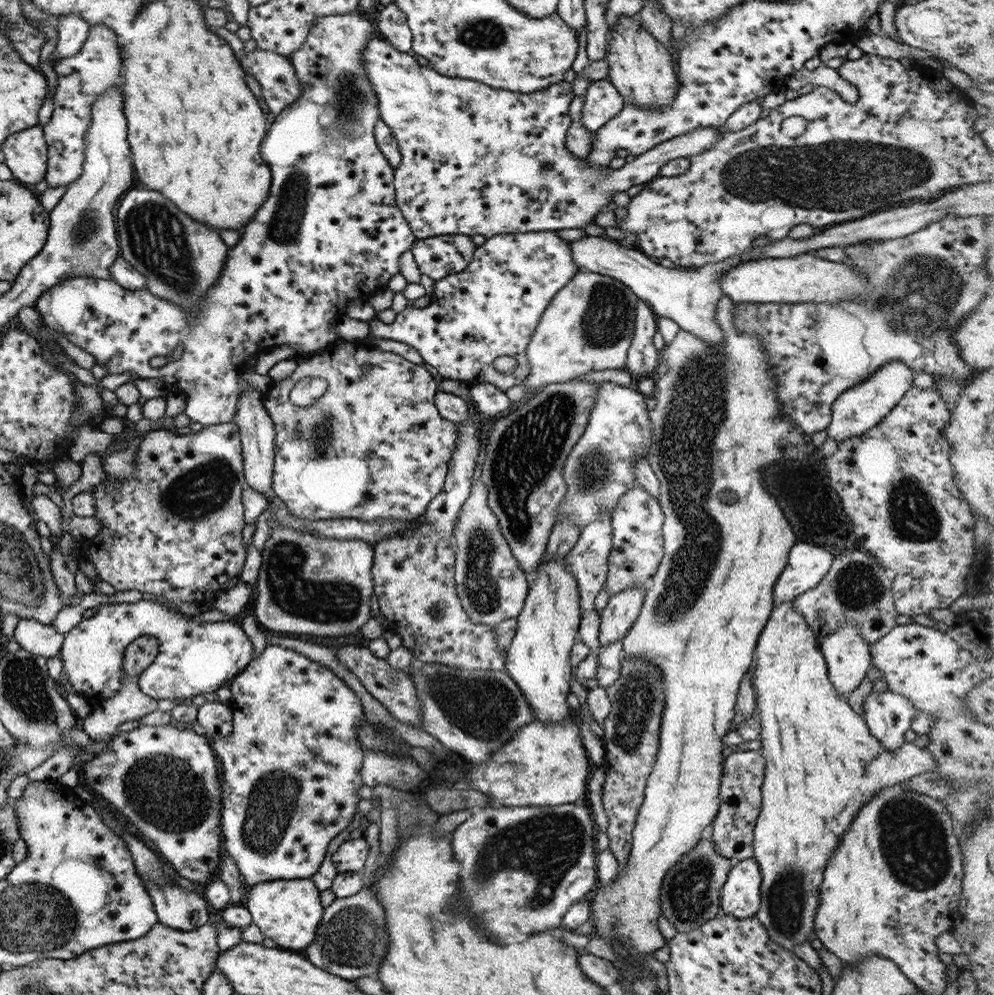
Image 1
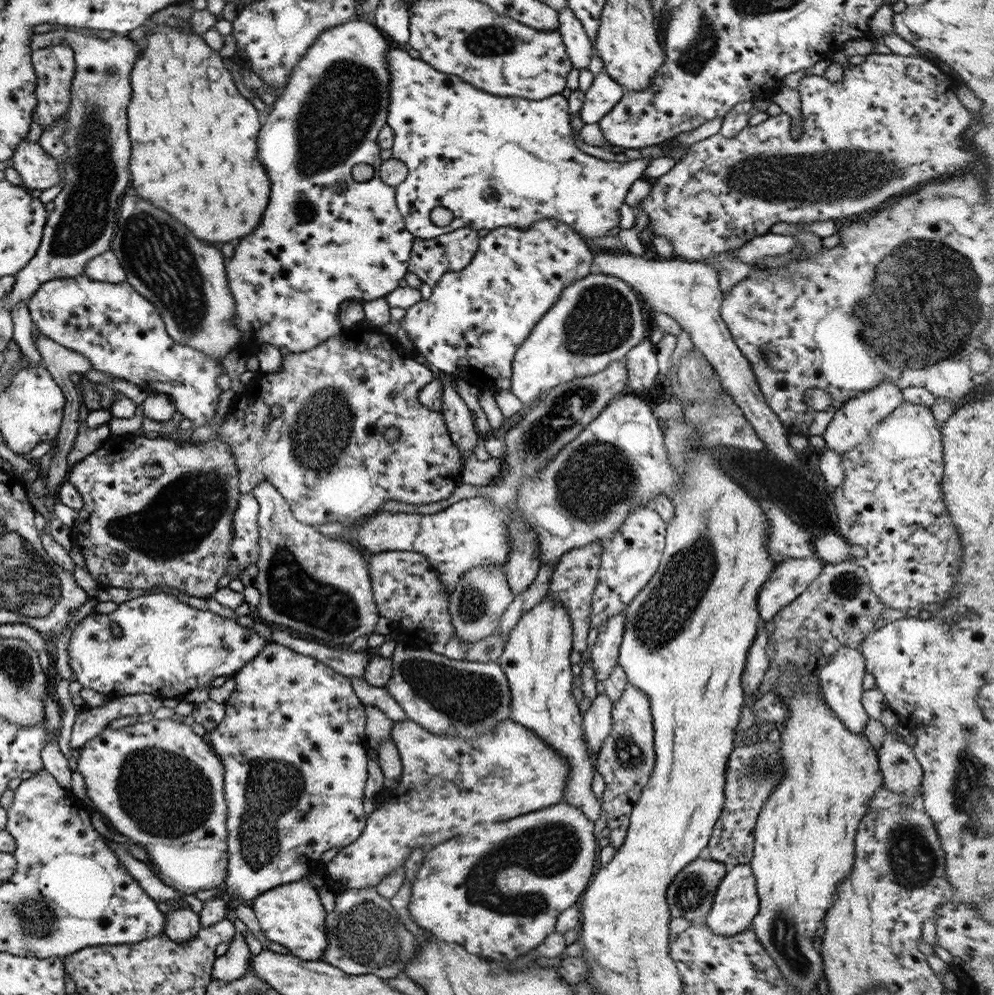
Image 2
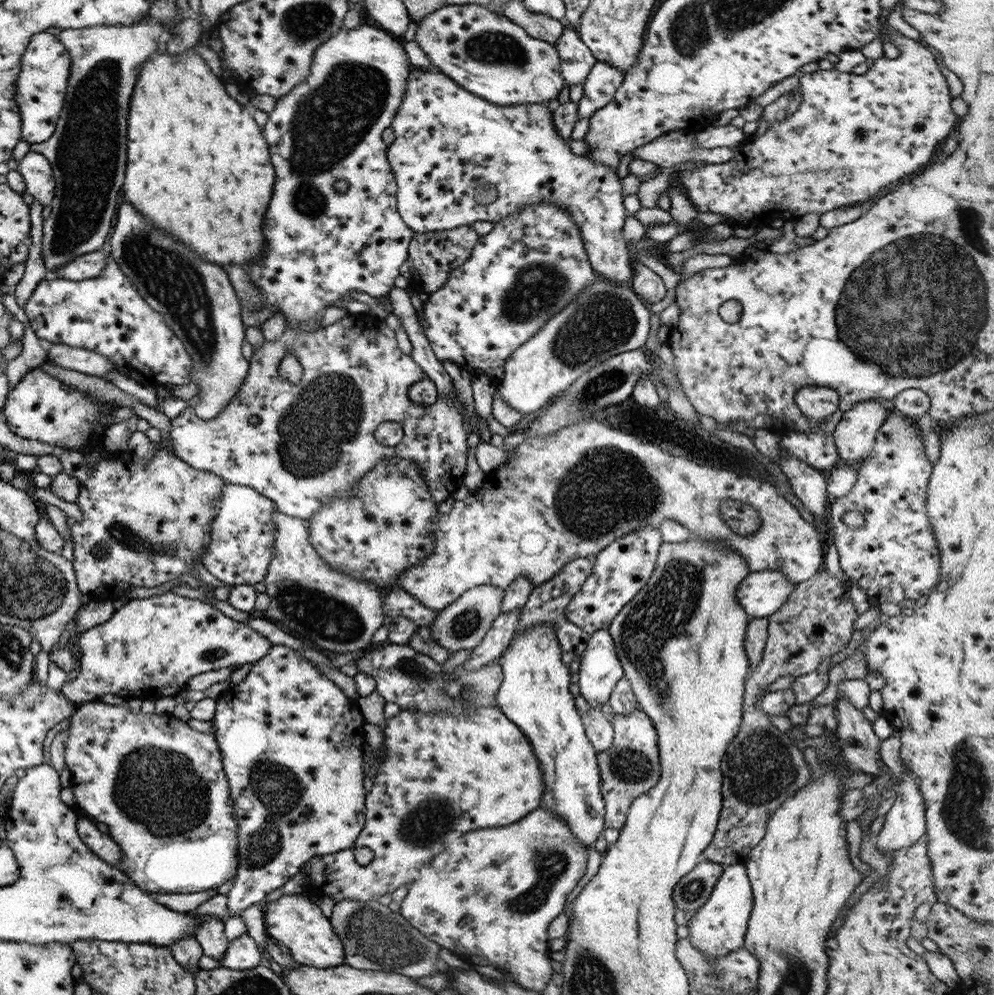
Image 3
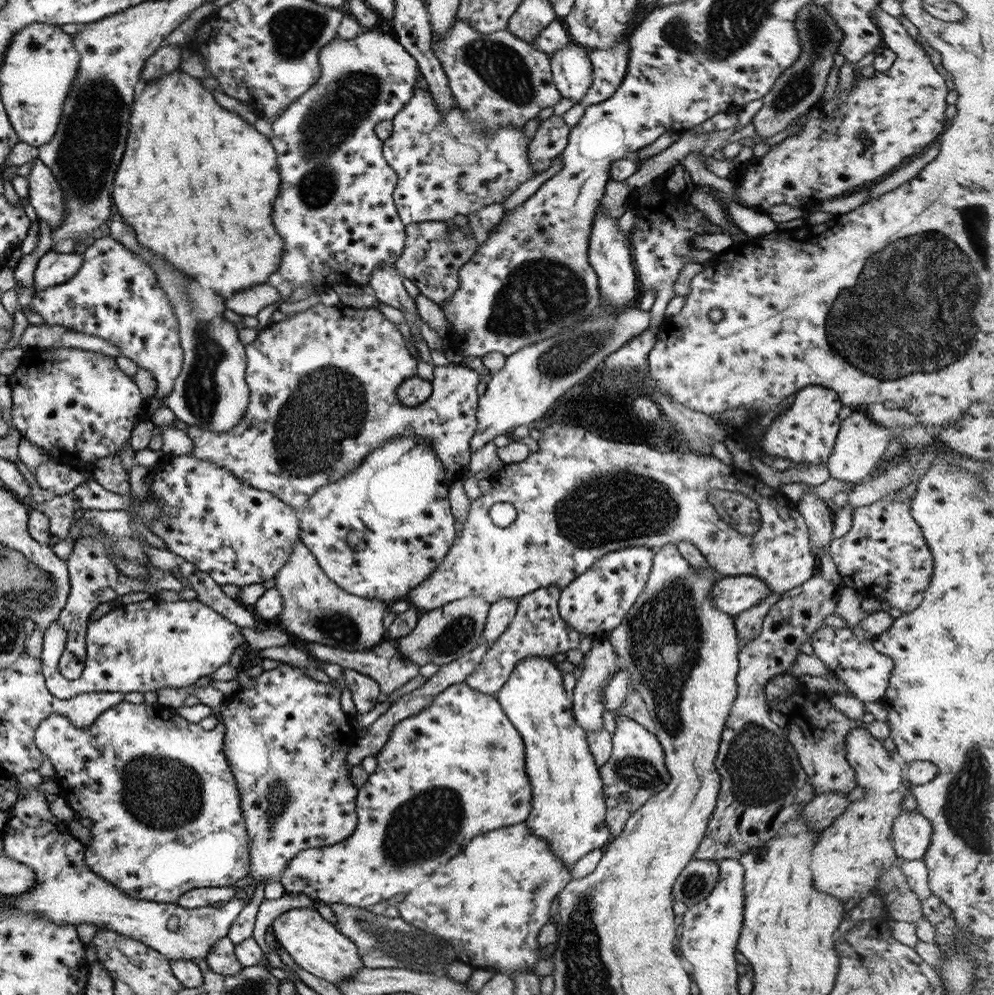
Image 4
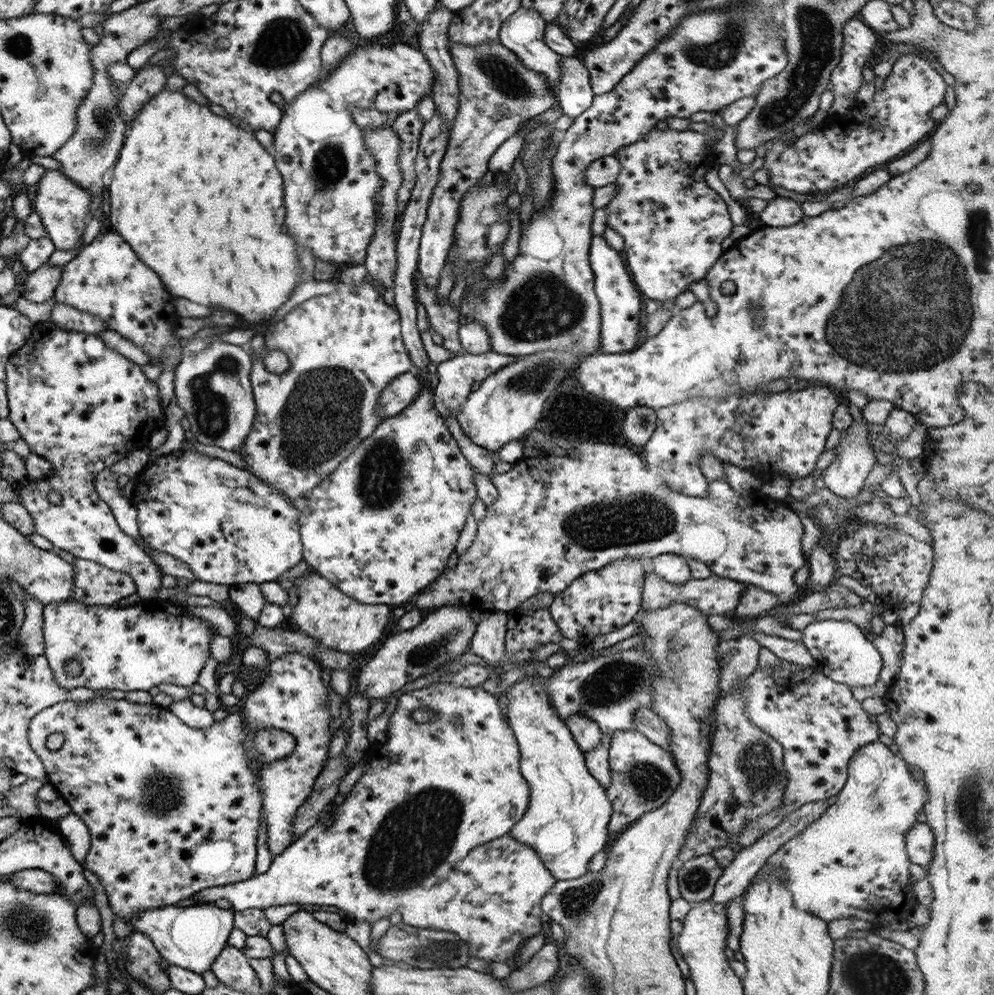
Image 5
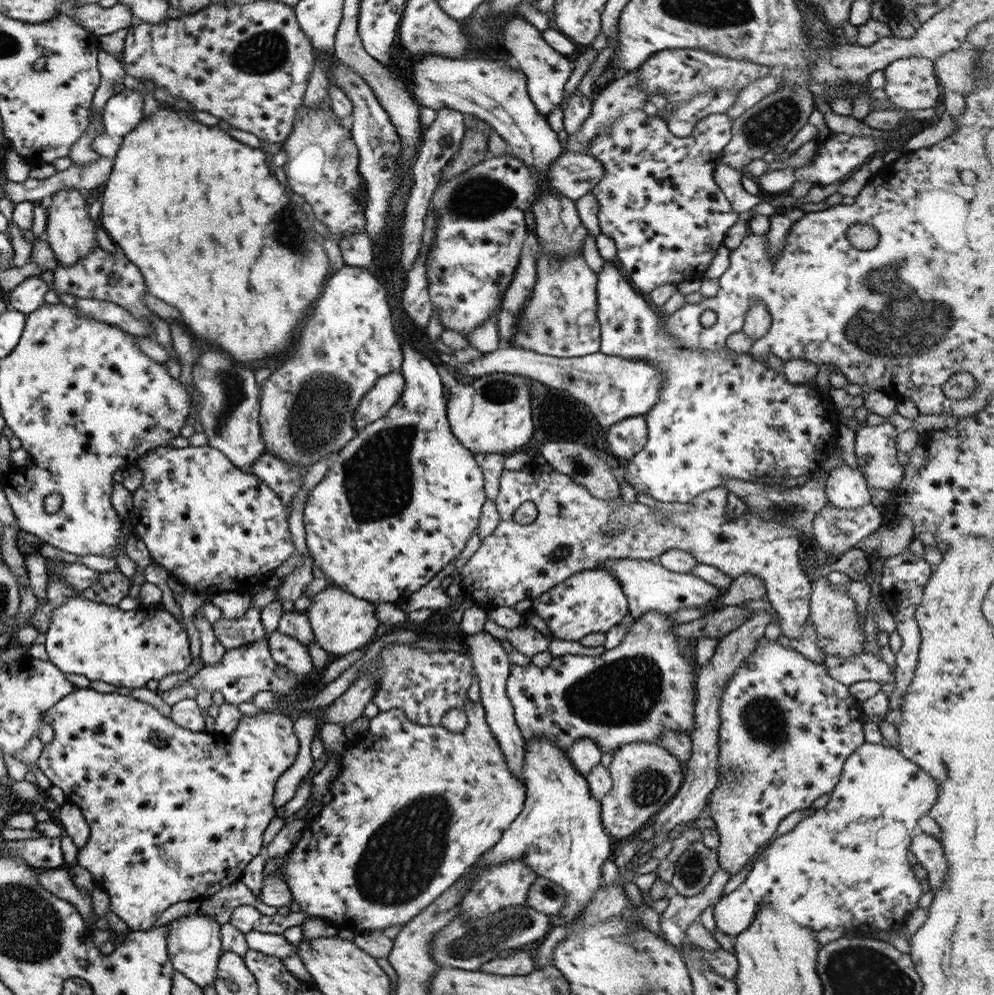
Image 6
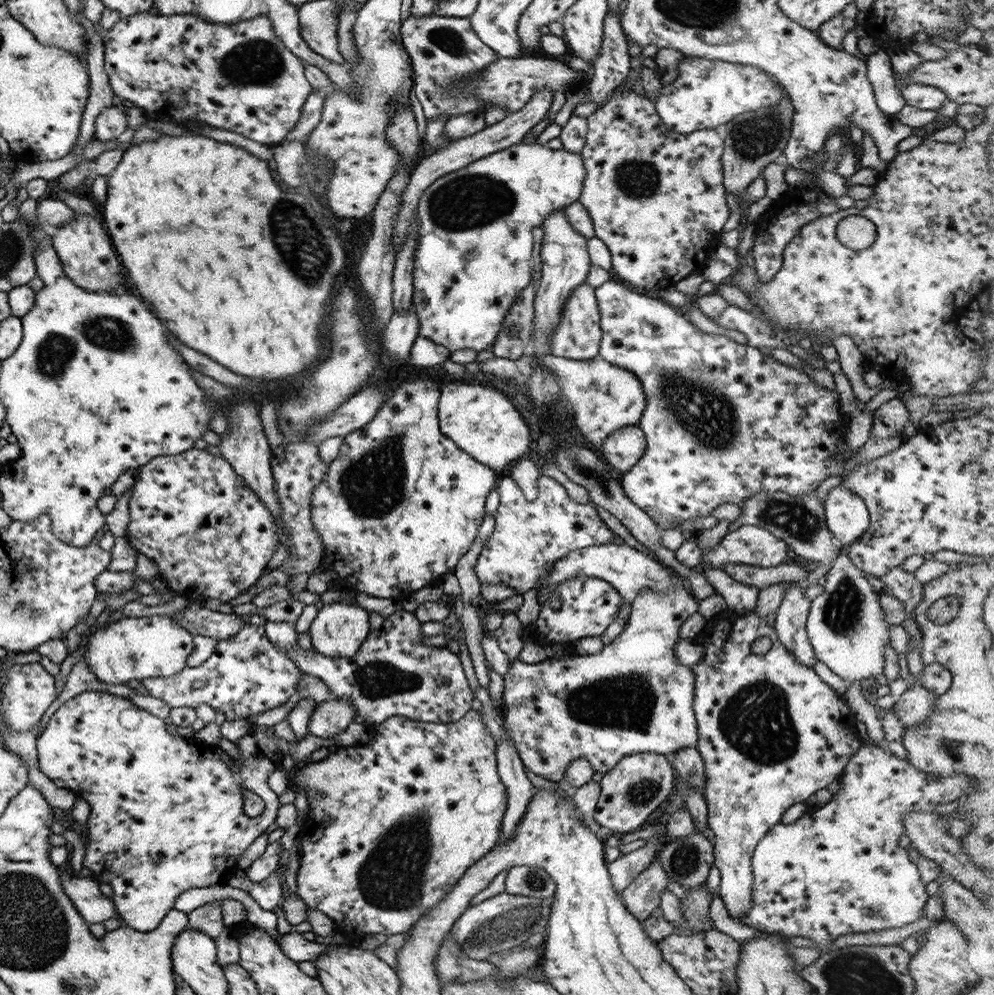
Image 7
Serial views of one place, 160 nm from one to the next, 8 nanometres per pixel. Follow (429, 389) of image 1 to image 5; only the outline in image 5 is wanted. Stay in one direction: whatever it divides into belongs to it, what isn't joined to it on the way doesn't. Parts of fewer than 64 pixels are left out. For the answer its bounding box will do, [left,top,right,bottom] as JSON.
[236,278,520,500]

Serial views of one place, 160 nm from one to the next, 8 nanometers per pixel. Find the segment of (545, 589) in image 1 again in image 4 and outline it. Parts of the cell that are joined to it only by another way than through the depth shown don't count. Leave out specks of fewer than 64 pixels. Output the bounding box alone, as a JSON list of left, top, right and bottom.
[494,655,610,868]

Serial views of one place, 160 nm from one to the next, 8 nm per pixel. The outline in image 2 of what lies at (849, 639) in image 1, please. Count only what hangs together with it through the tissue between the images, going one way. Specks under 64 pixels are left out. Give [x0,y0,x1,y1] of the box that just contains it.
[815,647,867,736]

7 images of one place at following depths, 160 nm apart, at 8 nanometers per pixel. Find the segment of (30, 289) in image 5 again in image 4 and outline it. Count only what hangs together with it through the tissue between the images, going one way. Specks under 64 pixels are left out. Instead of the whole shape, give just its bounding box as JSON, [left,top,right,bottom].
[33,253,81,290]

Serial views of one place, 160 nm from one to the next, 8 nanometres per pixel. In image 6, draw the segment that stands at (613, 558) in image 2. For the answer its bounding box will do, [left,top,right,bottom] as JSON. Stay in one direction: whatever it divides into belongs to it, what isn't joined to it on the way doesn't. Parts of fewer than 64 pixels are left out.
[531,569,628,641]

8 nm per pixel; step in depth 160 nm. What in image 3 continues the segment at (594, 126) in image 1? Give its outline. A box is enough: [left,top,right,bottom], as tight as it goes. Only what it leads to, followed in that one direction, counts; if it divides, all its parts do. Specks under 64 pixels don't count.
[576,61,623,118]

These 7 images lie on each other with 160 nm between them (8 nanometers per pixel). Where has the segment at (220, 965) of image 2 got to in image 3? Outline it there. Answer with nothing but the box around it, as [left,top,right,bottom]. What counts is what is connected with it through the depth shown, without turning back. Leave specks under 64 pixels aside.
[221,933,260,970]

